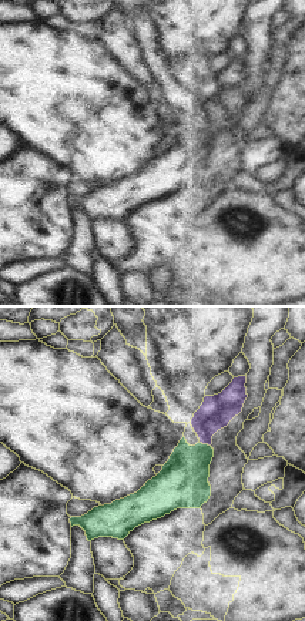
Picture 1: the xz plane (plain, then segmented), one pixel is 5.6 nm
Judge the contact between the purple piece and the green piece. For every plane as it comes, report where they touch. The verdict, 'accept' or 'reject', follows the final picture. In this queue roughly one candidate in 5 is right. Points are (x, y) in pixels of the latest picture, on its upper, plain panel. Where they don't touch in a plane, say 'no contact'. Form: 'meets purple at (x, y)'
meets purple at (205, 124)

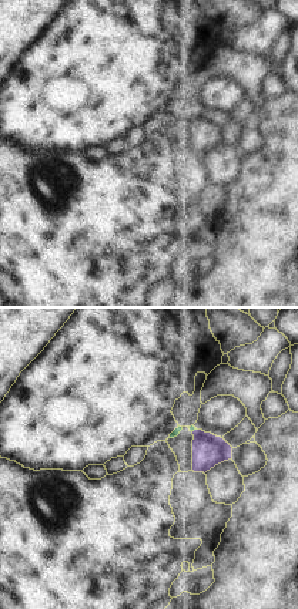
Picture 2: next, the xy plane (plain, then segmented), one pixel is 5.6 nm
meets purple at (194, 111)

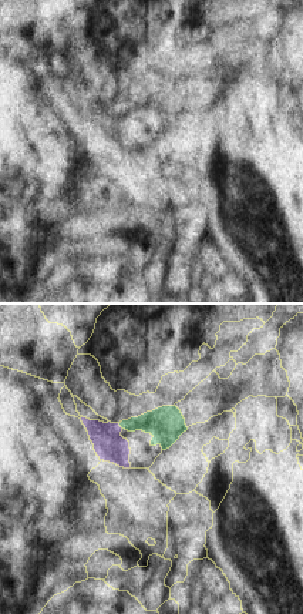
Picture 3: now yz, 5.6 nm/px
meets purple at (120, 107)

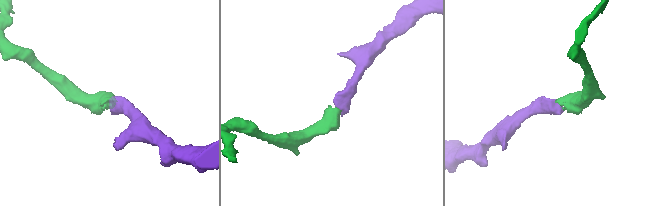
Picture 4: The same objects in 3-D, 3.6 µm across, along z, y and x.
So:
accept

